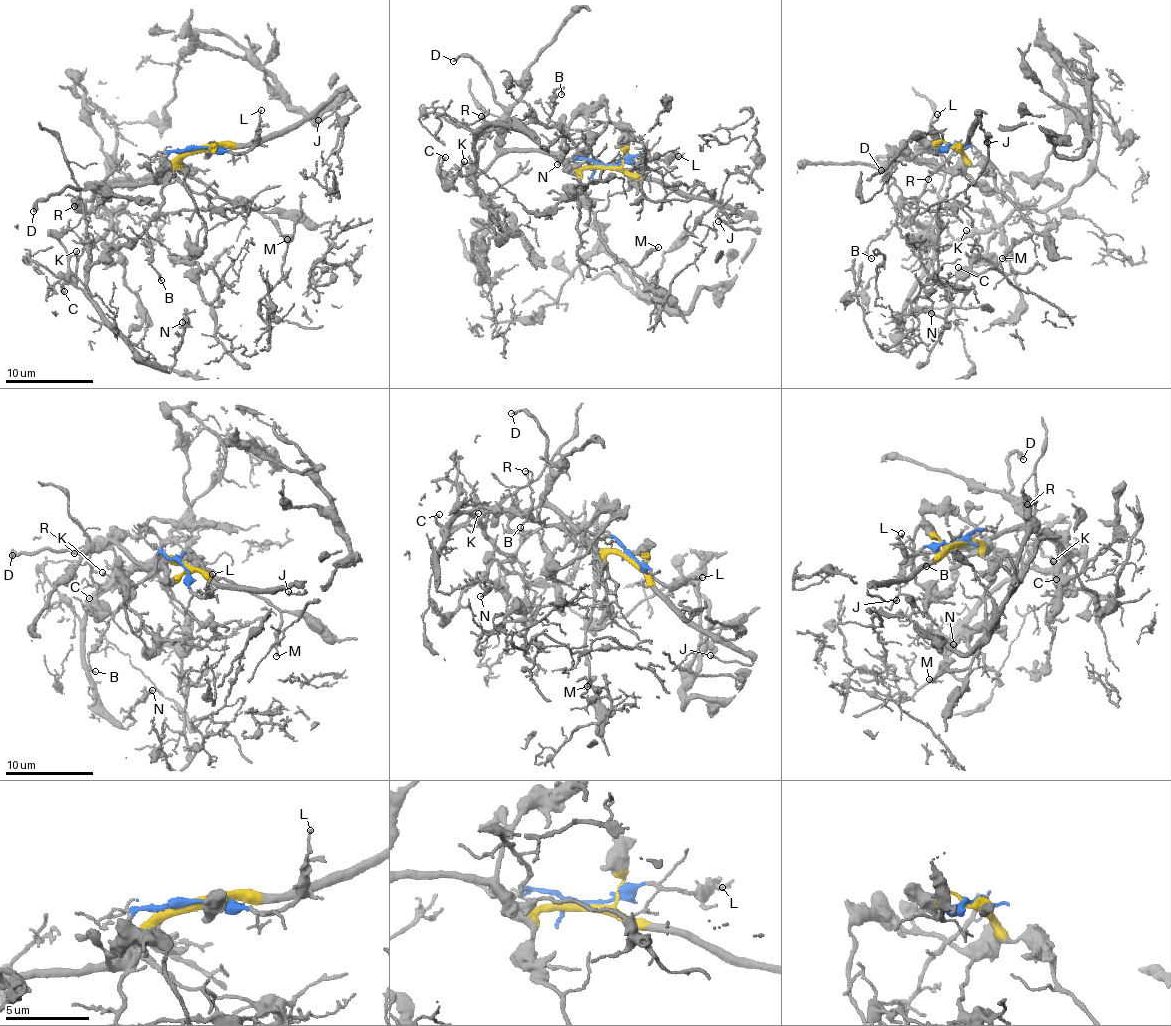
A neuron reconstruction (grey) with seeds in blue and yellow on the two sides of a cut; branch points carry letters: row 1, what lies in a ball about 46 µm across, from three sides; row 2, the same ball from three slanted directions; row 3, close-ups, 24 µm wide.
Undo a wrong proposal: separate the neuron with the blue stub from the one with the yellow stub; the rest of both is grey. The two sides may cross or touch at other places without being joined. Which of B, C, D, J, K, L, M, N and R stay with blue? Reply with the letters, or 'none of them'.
B, C, K, L, N, R

